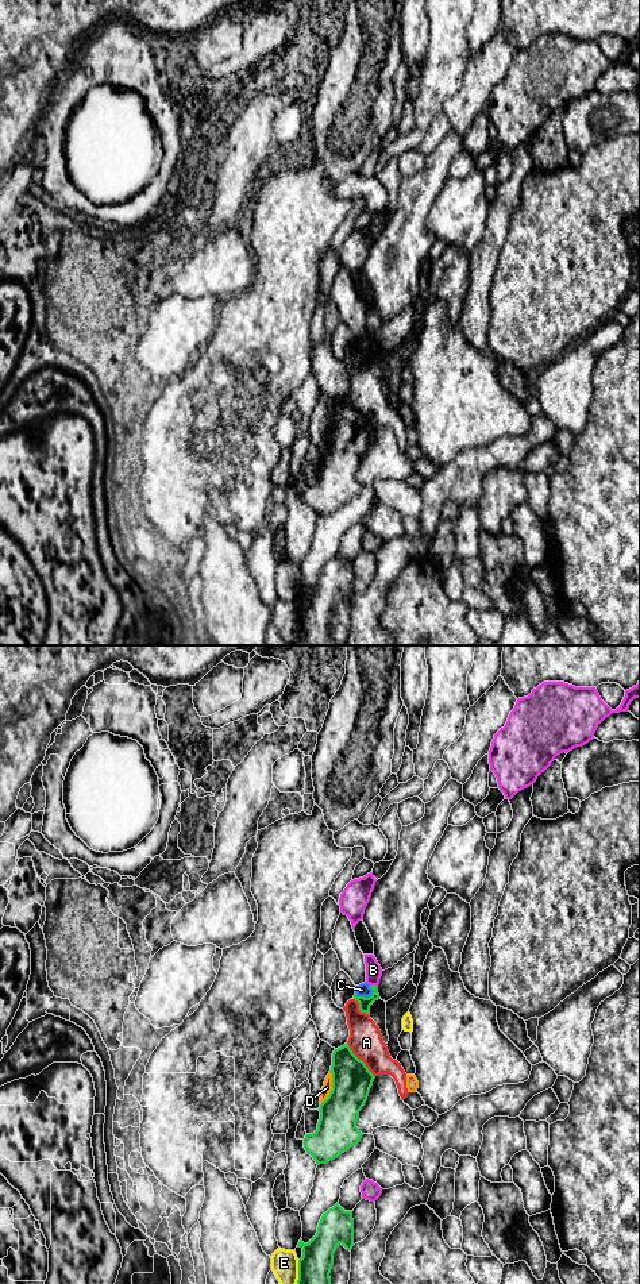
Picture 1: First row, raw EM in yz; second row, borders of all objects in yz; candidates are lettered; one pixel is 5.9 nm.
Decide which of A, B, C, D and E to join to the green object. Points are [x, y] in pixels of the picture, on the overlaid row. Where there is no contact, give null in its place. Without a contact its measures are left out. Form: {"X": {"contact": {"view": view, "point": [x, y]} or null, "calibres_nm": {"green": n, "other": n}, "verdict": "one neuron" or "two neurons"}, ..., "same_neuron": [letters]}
{"A": {"contact": {"view": "yz", "point": [361, 1060]}, "calibres_nm": {"green": 240, "other": 200}, "verdict": "two neurons"}, "B": {"contact": {"view": "yz", "point": [373, 986]}, "calibres_nm": {"green": 70, "other": 100}, "verdict": "two neurons"}, "C": {"contact": {"view": "yz", "point": [363, 997]}, "calibres_nm": {"green": 70, "other": 80}, "verdict": "two neurons"}, "D": {"contact": {"view": "yz", "point": [332, 1088]}, "calibres_nm": {"green": 240, "other": 60}, "verdict": "two neurons"}, "E": {"contact": {"view": "yz", "point": [299, 1272]}, "calibres_nm": {"green": 200, "other": 160}, "verdict": "two neurons"}, "same_neuron": []}

